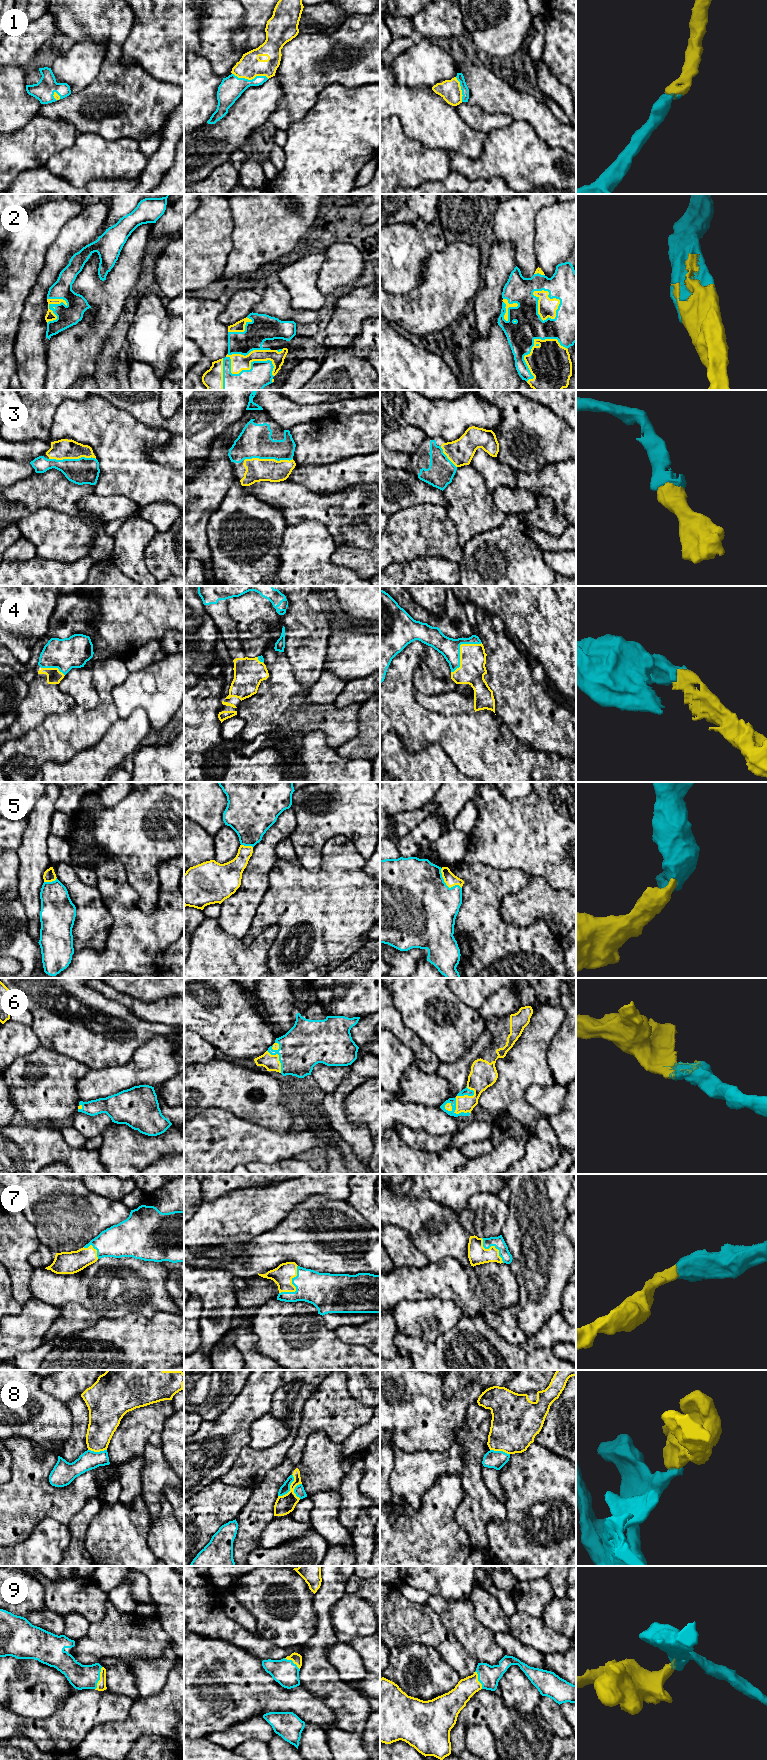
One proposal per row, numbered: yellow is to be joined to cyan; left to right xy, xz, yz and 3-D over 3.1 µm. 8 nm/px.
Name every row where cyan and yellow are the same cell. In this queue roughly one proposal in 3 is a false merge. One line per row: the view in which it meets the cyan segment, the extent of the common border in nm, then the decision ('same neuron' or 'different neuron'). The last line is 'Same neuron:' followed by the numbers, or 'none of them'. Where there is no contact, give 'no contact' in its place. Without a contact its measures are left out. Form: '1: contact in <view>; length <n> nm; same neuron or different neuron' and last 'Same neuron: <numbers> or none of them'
1: contact in xz; length 300 nm; same neuron
2: contact in xz; length 420 nm; same neuron
3: contact in xz; length 400 nm; same neuron
4: contact in yz; length 340 nm; same neuron
5: contact in yz; length 240 nm; same neuron
6: contact in yz; length 240 nm; same neuron
7: contact in xz; length 280 nm; same neuron
8: contact in xz; length 220 nm; different neuron
9: contact in xy; length 190 nm; same neuron
Same neuron: 1, 2, 3, 4, 5, 6, 7, 9

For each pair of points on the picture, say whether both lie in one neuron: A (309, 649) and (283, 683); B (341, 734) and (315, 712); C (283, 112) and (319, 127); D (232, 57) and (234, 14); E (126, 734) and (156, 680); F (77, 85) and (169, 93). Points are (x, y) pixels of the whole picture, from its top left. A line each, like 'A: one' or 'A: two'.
A: two
B: one
C: two
D: one
E: two
F: two

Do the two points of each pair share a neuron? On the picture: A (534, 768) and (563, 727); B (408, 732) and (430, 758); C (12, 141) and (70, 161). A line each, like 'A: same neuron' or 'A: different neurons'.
A: different neurons
B: different neurons
C: different neurons

